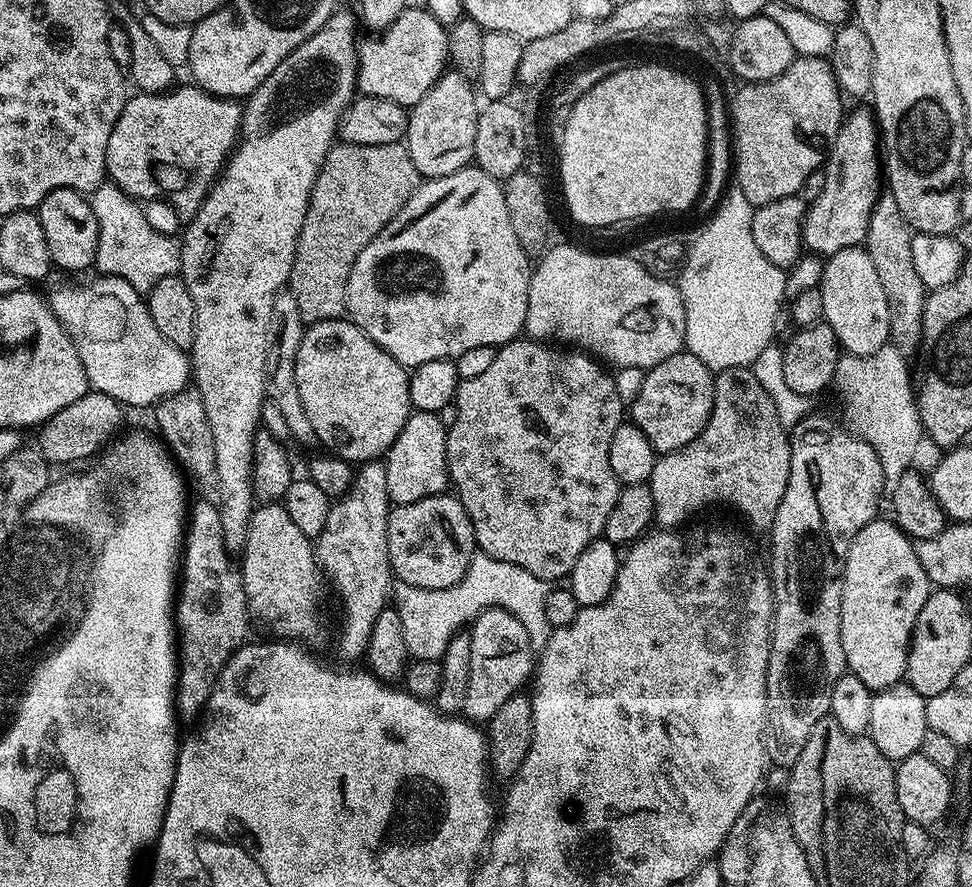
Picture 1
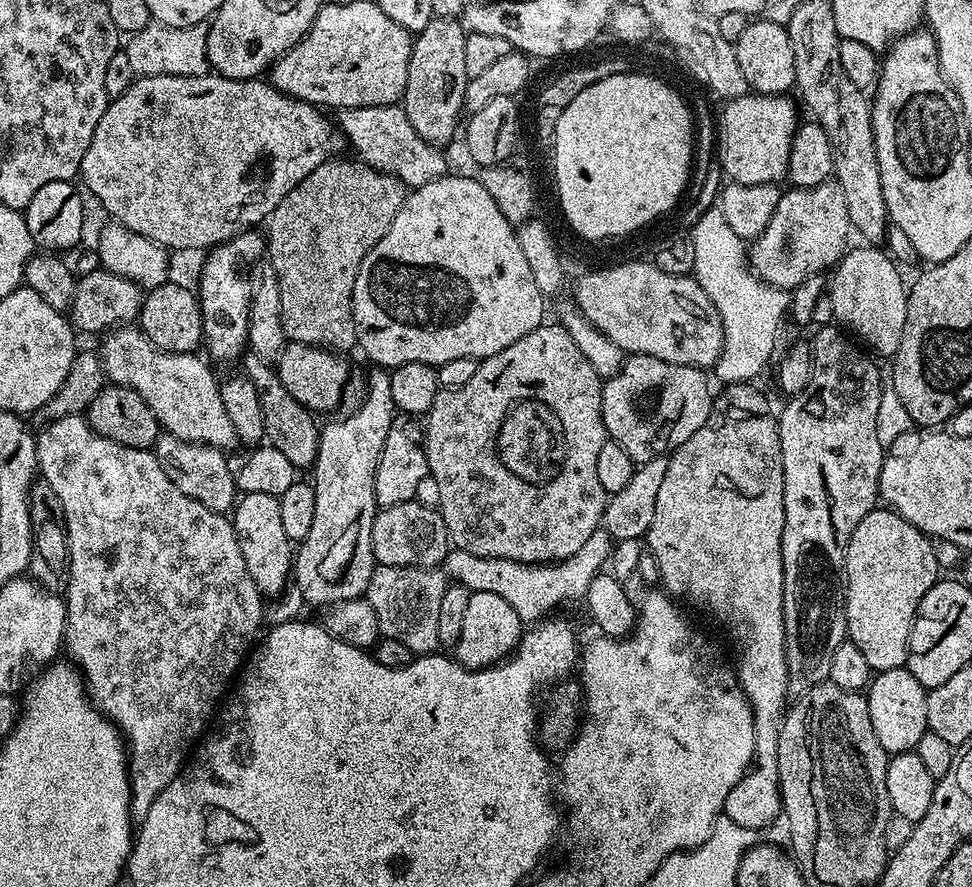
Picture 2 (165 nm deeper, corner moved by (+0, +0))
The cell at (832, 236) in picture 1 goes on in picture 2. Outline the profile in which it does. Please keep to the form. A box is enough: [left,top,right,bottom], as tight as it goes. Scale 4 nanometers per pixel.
[750,178,853,290]

